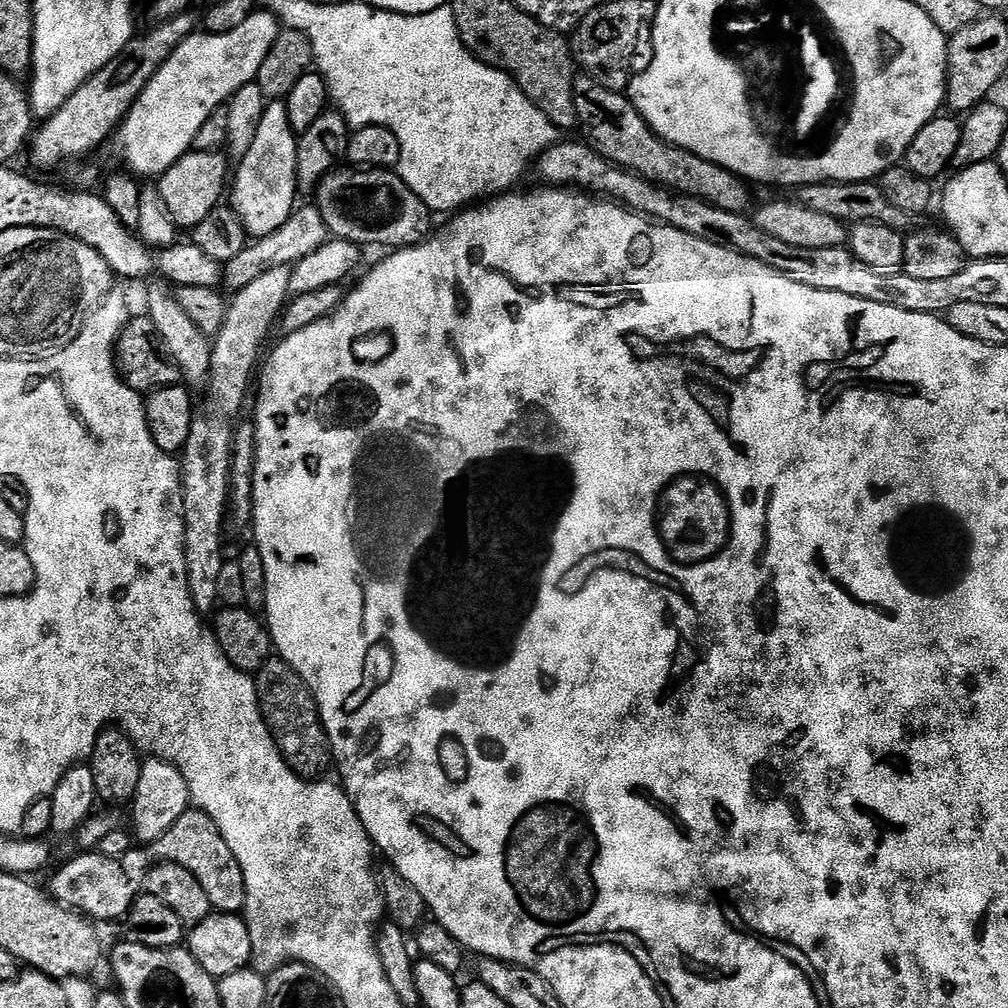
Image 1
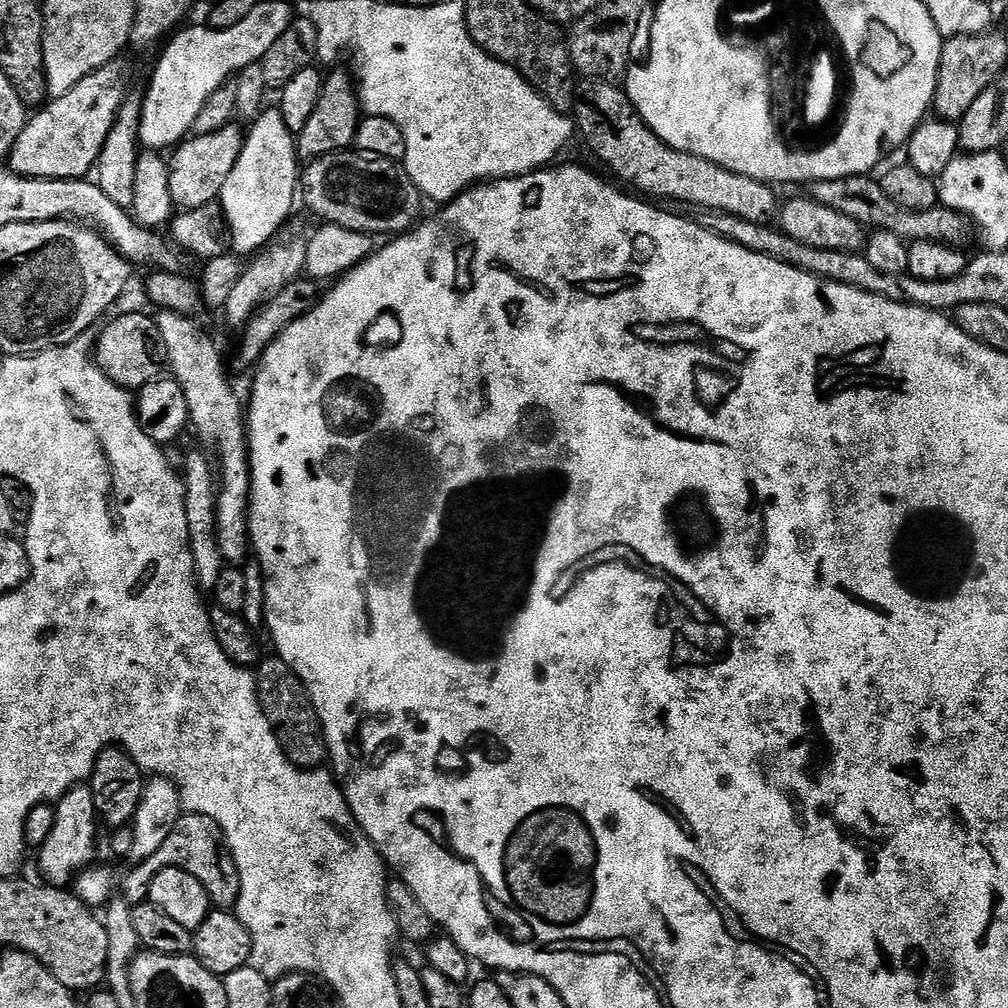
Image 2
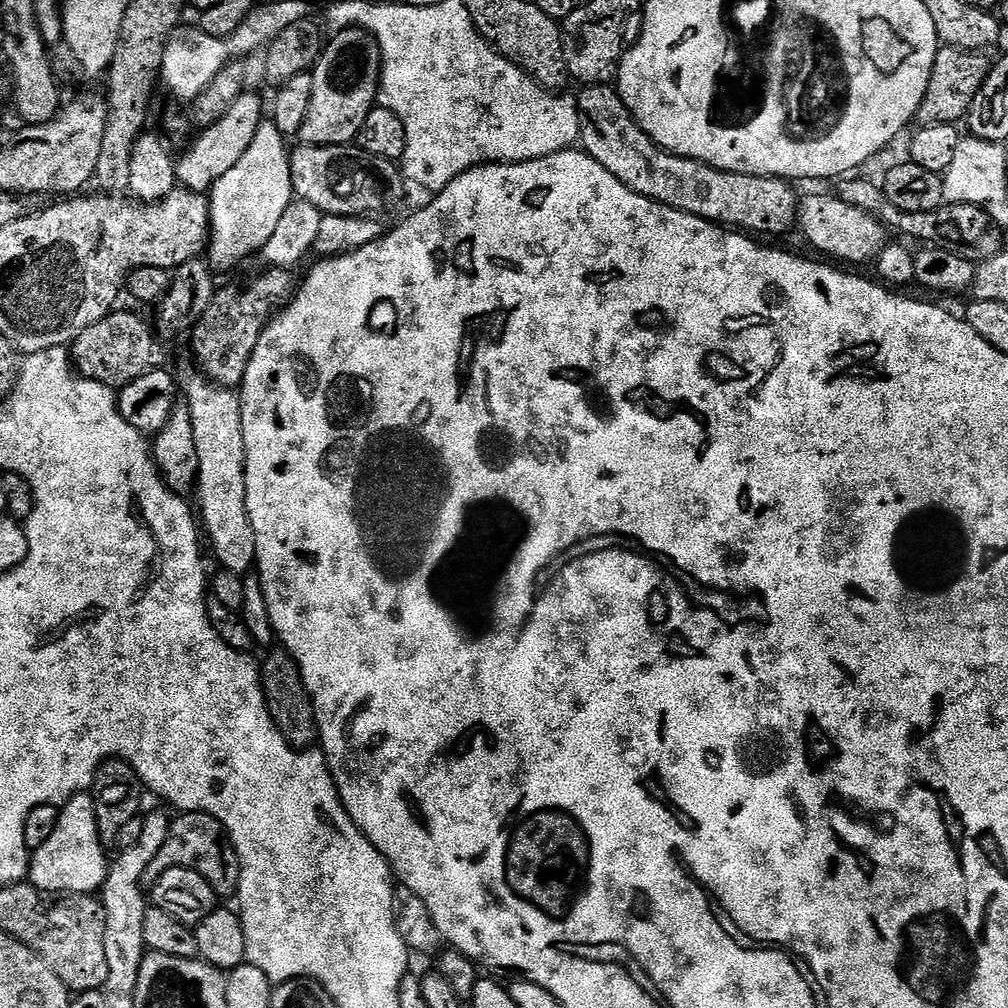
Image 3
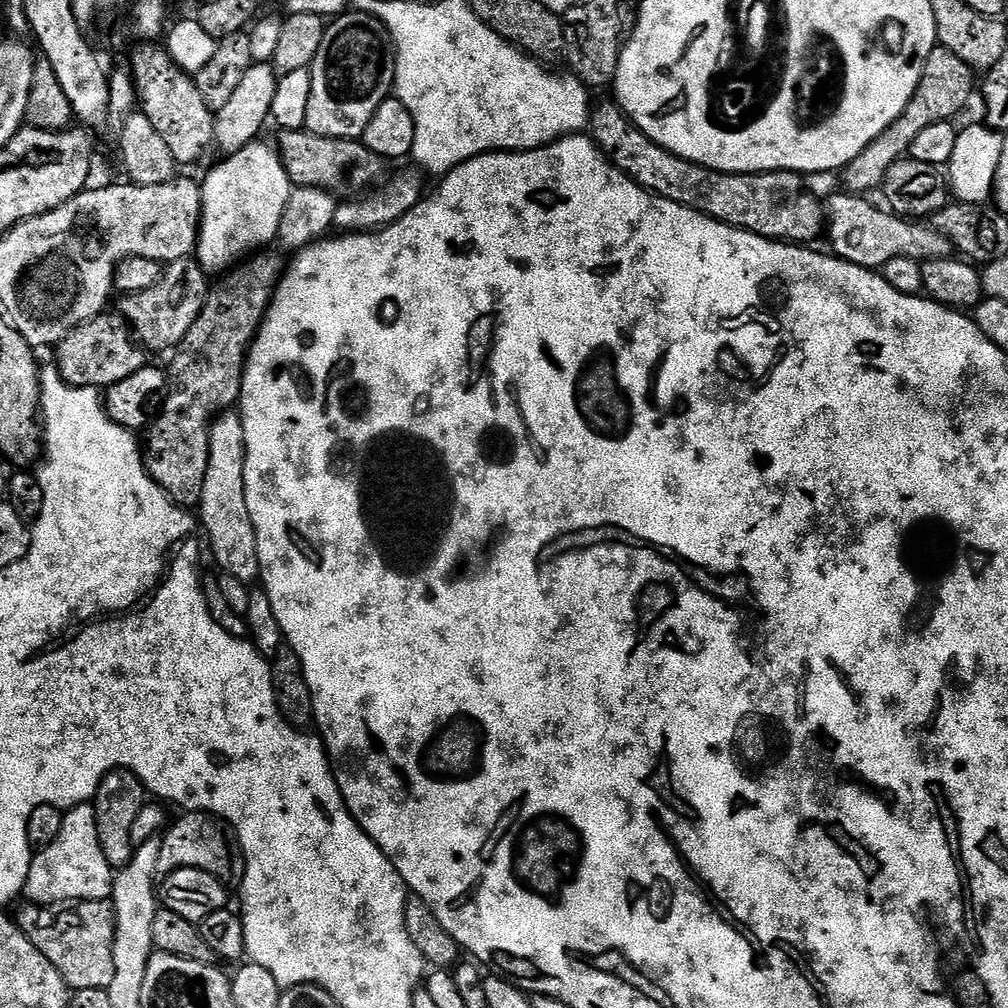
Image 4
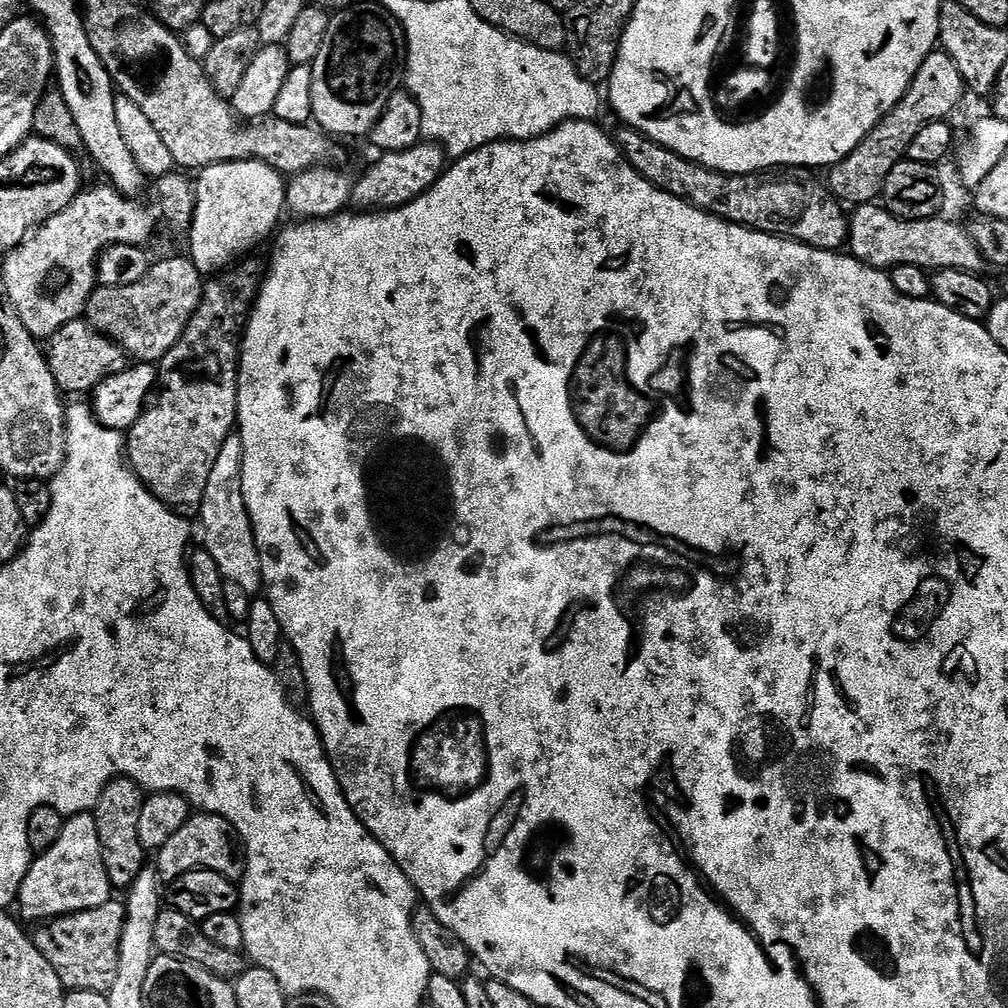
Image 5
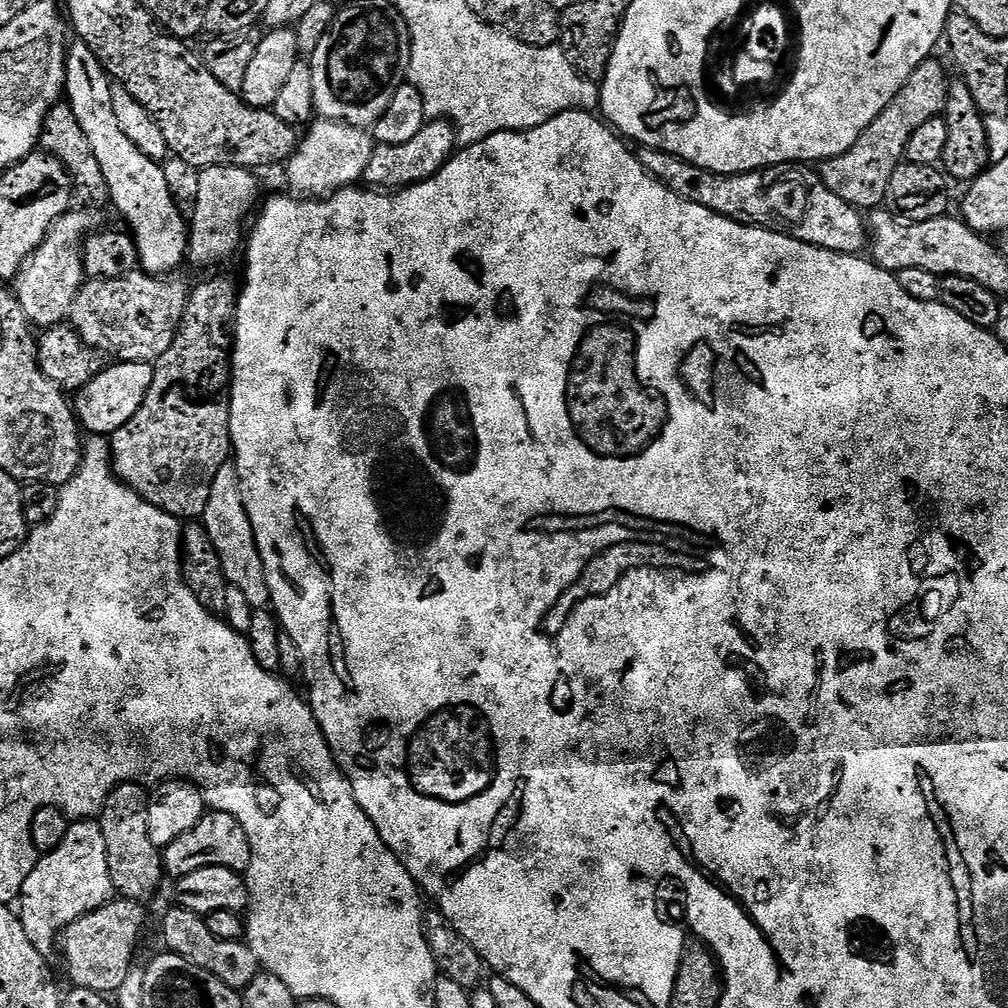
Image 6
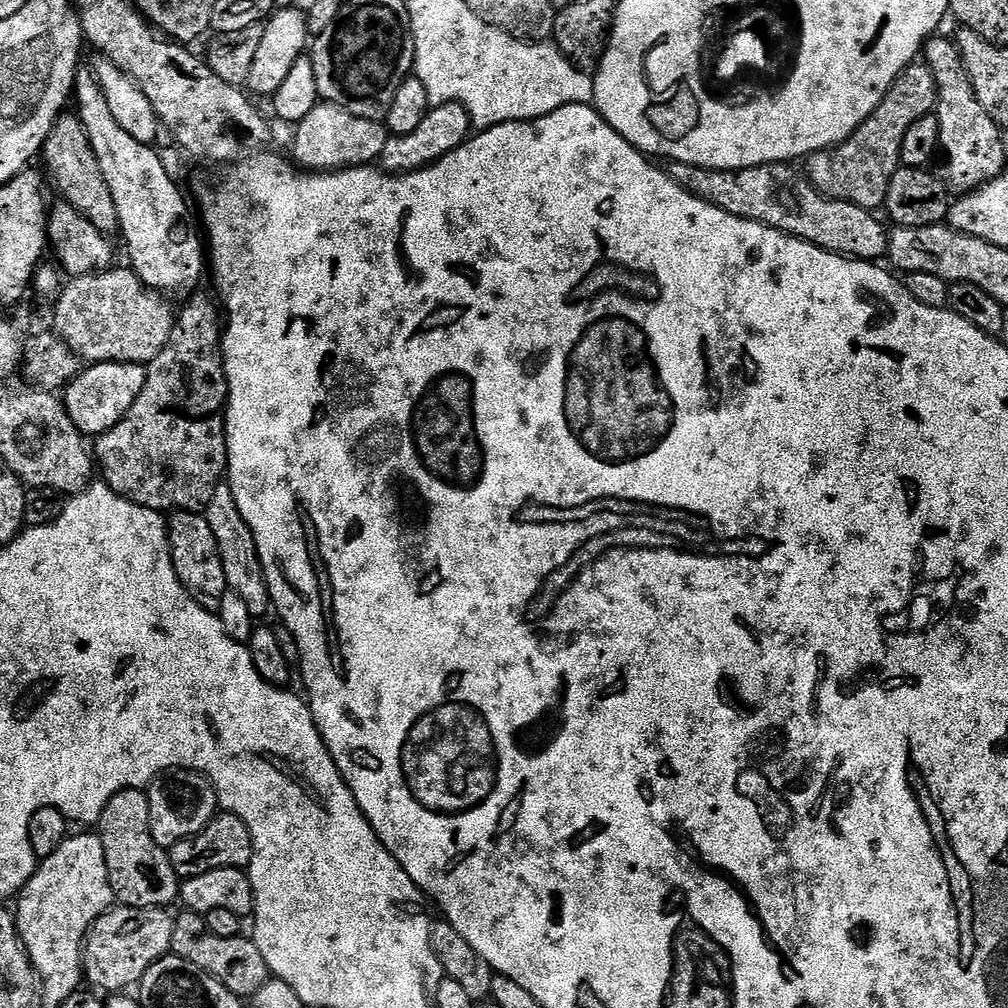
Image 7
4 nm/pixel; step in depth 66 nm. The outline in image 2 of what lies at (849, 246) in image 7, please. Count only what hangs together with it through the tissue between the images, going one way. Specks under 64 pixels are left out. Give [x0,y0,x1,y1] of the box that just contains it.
[574,79,777,224]

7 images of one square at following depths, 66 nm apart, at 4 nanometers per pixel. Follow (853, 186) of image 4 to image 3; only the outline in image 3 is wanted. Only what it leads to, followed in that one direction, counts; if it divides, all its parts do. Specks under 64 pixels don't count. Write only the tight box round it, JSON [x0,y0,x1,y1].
[915,47,990,126]

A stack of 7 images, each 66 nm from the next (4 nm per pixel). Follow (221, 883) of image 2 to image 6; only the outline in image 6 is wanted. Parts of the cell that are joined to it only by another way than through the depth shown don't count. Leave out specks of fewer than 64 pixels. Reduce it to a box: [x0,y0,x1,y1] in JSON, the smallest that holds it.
[162,811,252,881]

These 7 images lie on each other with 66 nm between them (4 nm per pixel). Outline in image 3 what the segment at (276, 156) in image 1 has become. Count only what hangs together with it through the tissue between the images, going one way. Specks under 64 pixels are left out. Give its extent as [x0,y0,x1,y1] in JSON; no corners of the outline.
[206,122,294,269]

